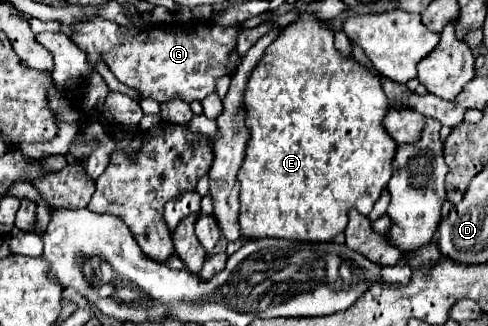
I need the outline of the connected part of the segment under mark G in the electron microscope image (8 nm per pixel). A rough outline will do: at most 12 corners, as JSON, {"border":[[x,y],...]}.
{"border":[[93,17],[69,39],[141,99],[211,95],[241,25],[123,35]]}

